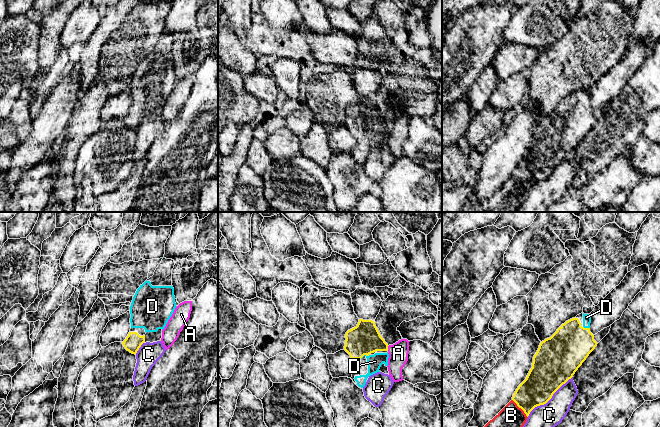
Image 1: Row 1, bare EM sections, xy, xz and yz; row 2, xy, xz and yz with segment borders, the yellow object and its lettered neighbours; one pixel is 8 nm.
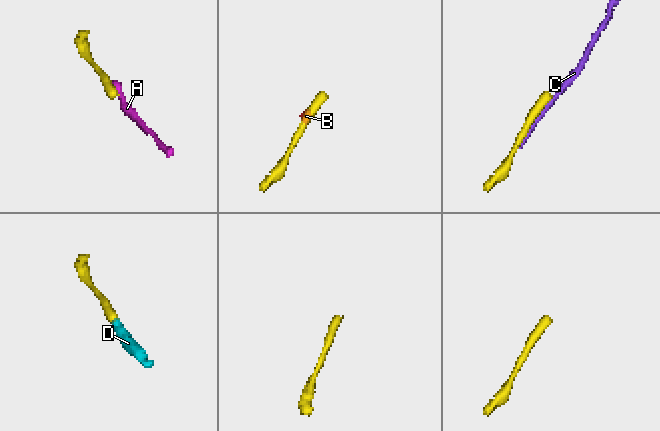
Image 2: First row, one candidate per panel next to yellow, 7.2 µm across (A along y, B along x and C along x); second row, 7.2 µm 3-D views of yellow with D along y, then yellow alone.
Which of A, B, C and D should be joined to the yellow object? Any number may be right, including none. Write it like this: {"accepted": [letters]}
{"accepted": ["D"]}

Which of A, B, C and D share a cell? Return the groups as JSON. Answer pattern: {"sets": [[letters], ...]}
{"sets": [["A", "B"], ["C"], ["D"]]}

